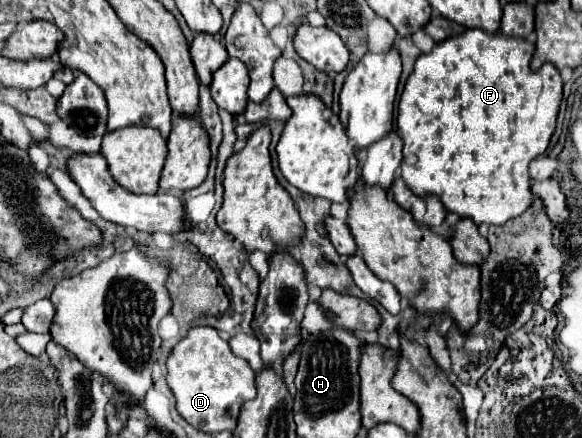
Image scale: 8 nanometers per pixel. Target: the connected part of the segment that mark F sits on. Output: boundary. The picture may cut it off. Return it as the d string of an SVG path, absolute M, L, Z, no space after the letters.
M468 29L416 59L398 103L396 121L398 135L404 141L400 177L416 195L438 195L448 211L468 217L476 225L504 225L532 207L528 163L548 149L562 101L558 69L544 63L538 71L530 71L532 55L534 45L526 39Z

